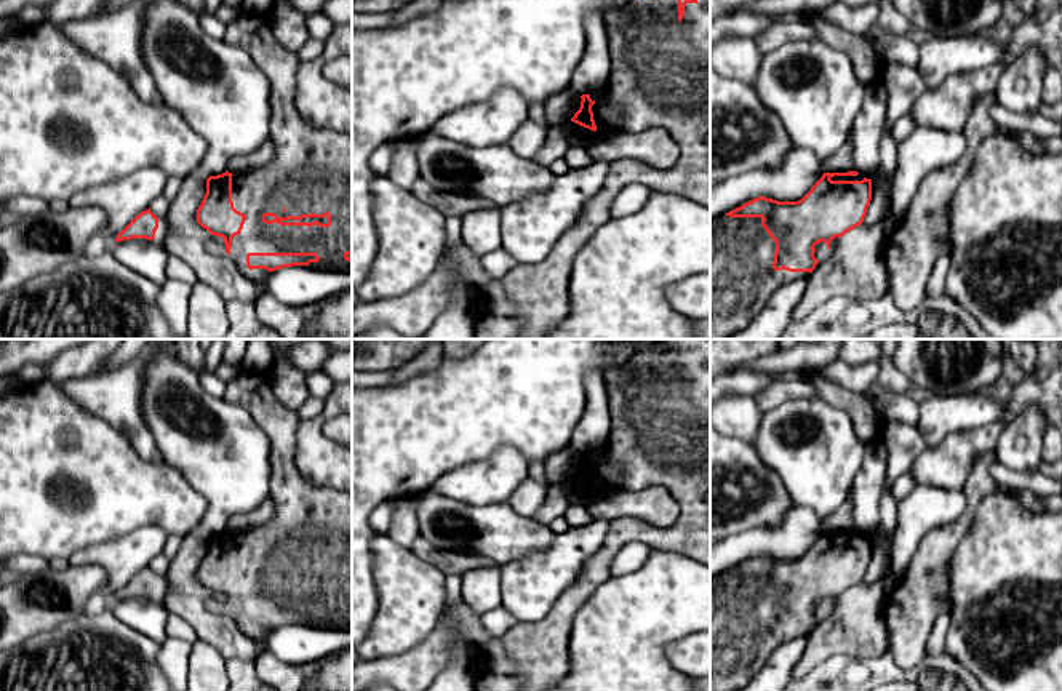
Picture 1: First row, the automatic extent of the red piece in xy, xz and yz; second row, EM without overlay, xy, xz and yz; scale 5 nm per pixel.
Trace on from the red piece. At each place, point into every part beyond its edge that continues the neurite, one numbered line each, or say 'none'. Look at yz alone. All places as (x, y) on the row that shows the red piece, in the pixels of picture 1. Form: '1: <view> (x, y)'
1: yz (742, 279)

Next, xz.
1: xz (659, 77)

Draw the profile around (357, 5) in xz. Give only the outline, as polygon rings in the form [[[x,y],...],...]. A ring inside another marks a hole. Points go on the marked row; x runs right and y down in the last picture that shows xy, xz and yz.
[[[352,0],[352,13],[385,13],[411,3],[413,0]]]

